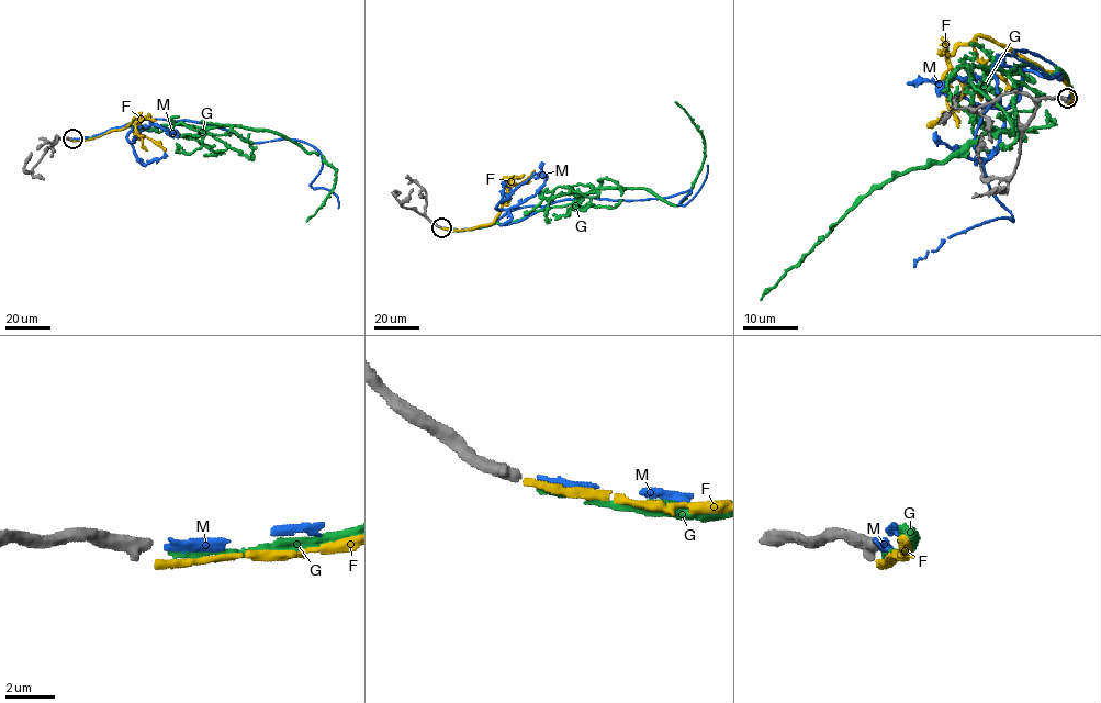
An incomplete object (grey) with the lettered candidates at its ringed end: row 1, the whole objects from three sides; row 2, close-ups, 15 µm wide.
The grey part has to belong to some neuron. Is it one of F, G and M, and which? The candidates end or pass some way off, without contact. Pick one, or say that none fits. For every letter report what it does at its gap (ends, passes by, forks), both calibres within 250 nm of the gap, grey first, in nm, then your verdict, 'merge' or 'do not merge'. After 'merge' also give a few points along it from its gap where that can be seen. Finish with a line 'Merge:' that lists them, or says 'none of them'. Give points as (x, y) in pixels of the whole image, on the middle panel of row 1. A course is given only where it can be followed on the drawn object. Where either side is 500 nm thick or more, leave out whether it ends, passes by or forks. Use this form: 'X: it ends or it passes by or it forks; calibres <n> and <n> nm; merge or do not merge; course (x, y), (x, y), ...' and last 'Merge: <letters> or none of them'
F: it ends; calibres 460 and 300 nm; do not merge
G: it ends; calibres 460 and 320 nm; do not merge
M: it ends; calibres 460 and 320 nm; merge; course (442, 227), (485, 226), (517, 209), (583, 197), (637, 200), (691, 189), (680, 204), (685, 204), (707, 165)
Merge: M

